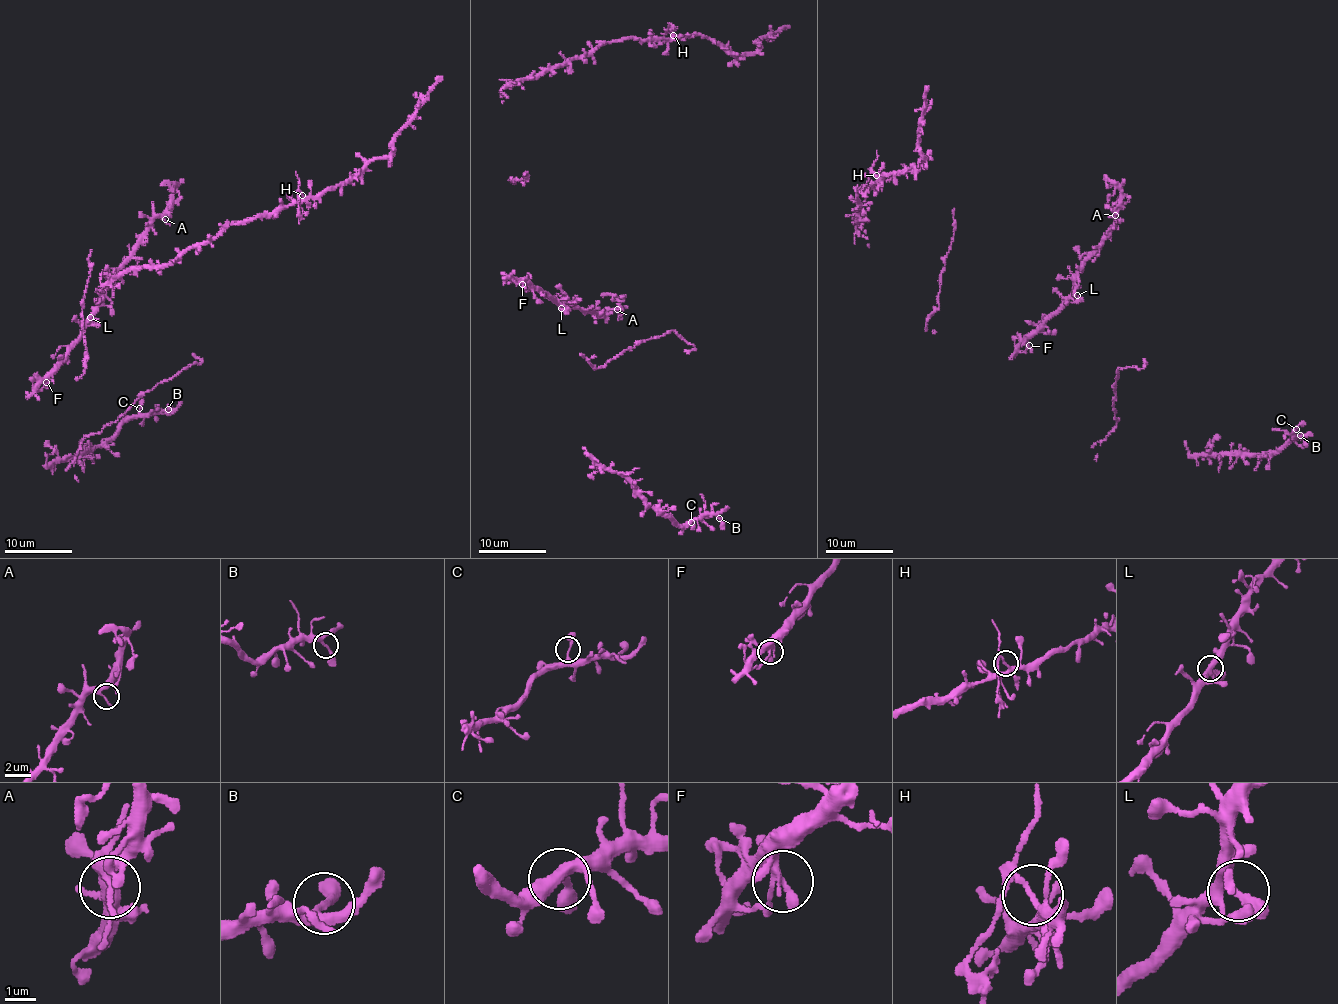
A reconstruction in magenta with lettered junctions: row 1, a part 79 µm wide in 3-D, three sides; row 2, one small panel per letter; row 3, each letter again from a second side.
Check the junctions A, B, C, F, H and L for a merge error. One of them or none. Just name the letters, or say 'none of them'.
H

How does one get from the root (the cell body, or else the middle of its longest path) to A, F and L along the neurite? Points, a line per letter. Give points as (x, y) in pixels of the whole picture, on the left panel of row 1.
A: (39, 398), (36, 391), (69, 351), (85, 320), (96, 308), (101, 292), (138, 238), (152, 221), (165, 219)
F: (39, 398), (35, 392), (46, 382)
L: (39, 398), (36, 391), (53, 374), (90, 317)

